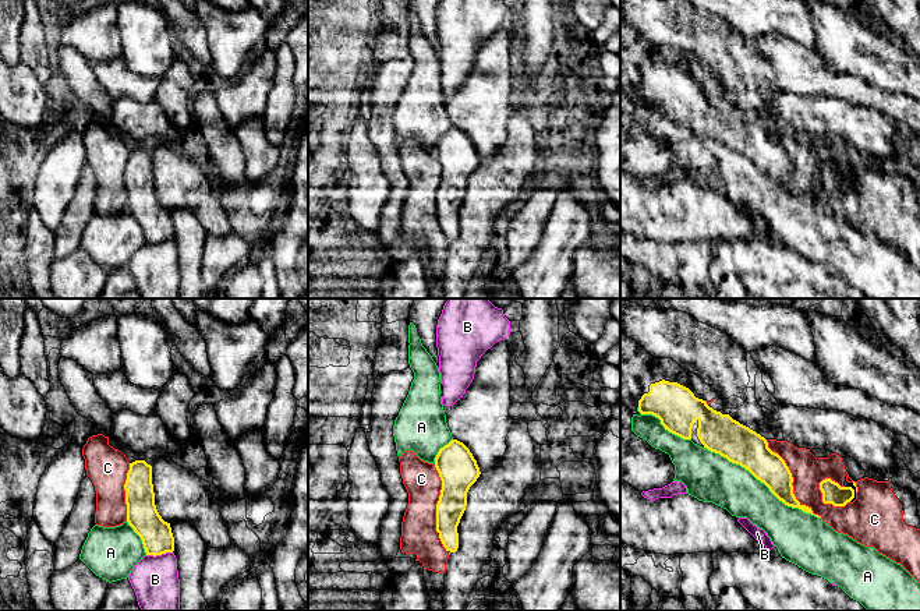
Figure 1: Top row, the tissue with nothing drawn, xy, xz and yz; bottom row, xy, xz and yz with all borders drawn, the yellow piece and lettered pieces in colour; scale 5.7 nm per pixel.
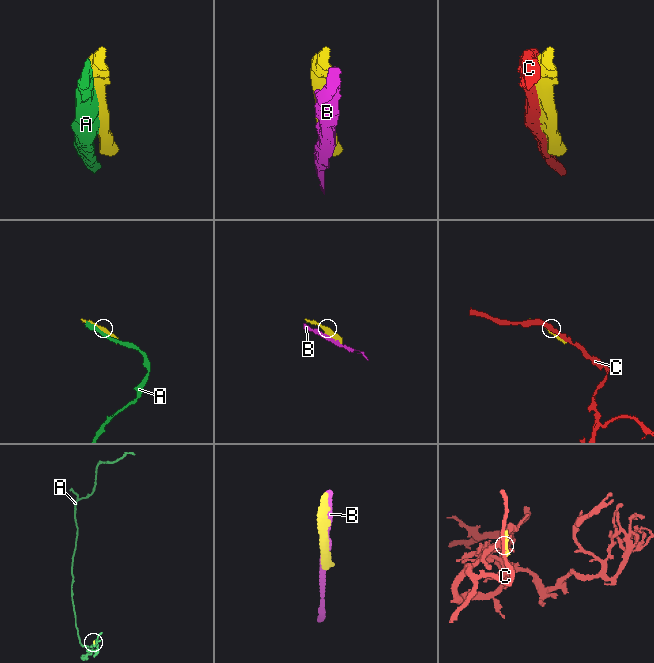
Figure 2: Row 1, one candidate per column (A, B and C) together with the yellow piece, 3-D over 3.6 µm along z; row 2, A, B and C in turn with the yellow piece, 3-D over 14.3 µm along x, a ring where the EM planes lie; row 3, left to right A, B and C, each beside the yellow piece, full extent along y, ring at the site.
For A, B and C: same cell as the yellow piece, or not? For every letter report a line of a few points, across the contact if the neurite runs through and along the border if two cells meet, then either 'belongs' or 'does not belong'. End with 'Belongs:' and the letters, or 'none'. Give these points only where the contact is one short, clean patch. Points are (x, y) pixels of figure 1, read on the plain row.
A: does not belong
B: does not belong
C: does not belong
Belongs: none

